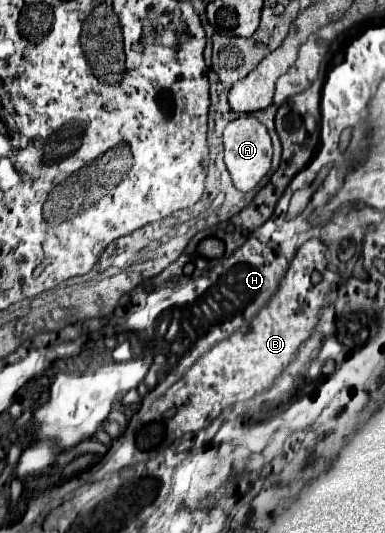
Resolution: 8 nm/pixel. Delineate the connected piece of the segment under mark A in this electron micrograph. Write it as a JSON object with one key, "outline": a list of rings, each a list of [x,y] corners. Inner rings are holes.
{"outline":[[[240,116],[234,122],[228,122],[224,128],[224,164],[232,176],[234,186],[240,192],[250,192],[270,170],[272,162],[272,142],[266,126],[252,116]]]}

